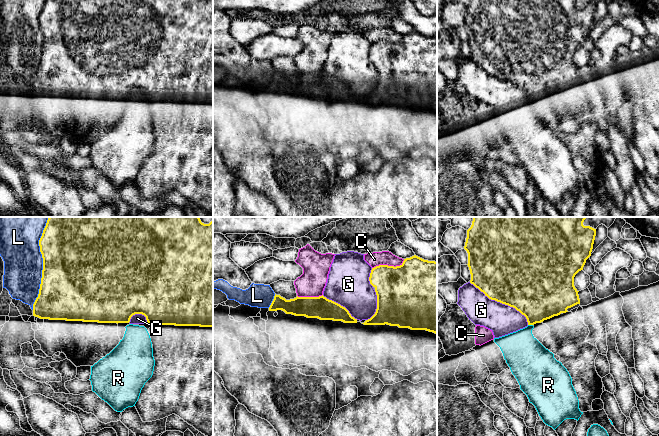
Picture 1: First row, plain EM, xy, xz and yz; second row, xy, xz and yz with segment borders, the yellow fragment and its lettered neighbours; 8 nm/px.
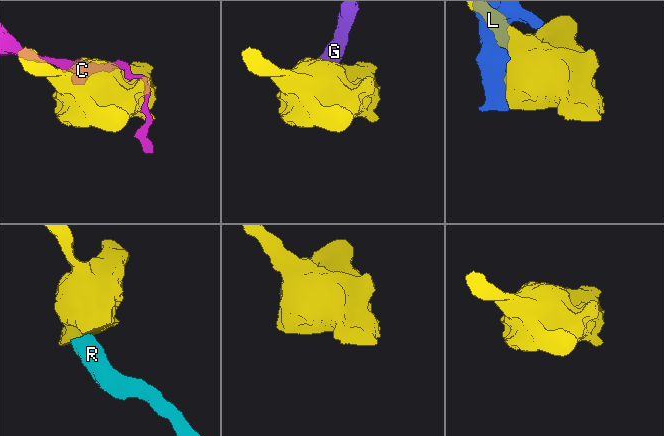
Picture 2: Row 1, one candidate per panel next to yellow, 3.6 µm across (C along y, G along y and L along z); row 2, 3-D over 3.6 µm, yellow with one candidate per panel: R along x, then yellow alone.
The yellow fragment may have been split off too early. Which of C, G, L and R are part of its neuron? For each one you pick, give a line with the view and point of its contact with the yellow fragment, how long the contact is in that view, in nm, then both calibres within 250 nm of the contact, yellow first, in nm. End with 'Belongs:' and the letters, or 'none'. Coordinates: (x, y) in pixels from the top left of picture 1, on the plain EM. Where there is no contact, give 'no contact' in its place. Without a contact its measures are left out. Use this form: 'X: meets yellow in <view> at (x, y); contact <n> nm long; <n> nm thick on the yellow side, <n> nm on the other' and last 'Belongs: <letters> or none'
Belongs: none

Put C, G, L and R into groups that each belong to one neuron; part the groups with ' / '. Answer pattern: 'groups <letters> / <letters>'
groups C / G R / L

